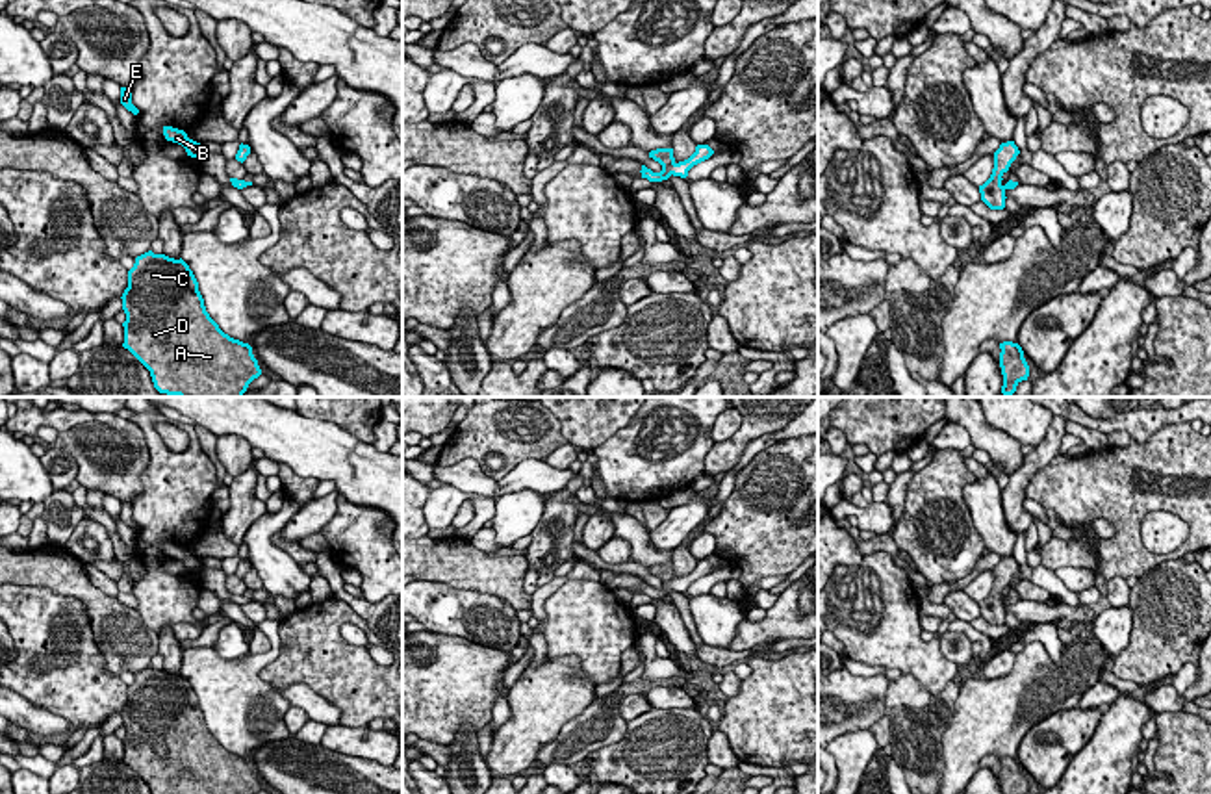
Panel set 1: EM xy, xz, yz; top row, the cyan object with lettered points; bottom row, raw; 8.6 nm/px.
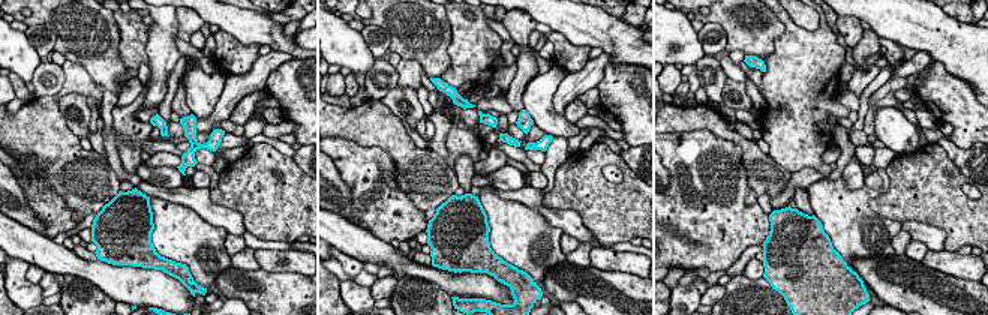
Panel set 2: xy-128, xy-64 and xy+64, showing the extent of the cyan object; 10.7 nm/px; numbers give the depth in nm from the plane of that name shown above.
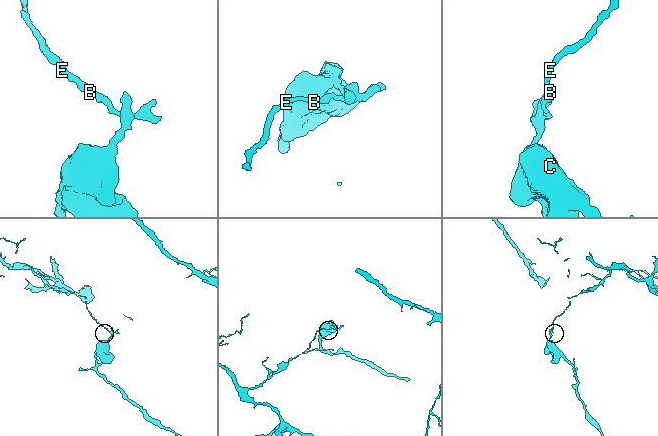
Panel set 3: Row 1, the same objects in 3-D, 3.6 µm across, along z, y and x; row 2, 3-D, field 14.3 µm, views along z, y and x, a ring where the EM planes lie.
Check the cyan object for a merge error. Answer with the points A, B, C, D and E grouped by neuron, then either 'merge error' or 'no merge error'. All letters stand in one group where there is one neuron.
groups A C D / B E; merge error

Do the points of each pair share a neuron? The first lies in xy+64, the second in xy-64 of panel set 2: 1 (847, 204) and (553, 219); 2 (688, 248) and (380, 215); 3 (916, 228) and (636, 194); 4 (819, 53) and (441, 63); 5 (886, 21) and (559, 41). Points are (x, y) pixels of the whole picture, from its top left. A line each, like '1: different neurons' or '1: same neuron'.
1: different neurons
2: same neuron
3: different neurons
4: different neurons
5: different neurons

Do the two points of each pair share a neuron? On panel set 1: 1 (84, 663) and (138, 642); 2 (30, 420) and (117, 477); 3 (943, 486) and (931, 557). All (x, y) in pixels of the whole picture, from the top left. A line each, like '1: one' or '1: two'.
1: two
2: one
3: one

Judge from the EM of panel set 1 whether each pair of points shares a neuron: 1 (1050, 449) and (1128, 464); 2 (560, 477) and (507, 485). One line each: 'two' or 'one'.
1: two
2: one

